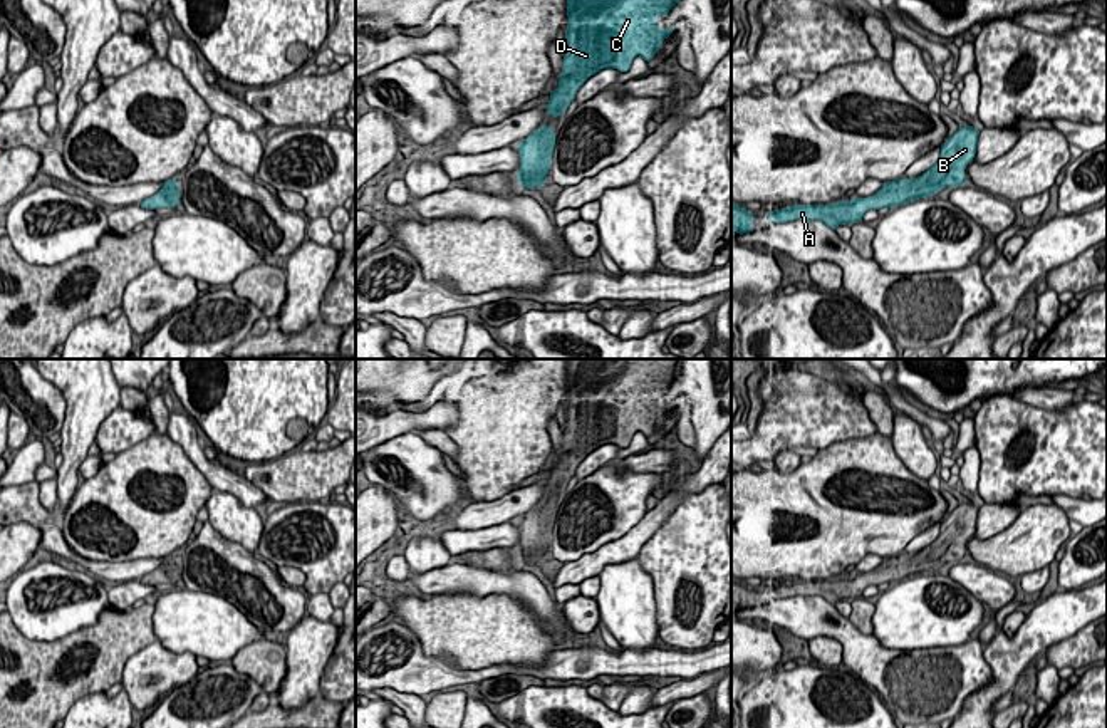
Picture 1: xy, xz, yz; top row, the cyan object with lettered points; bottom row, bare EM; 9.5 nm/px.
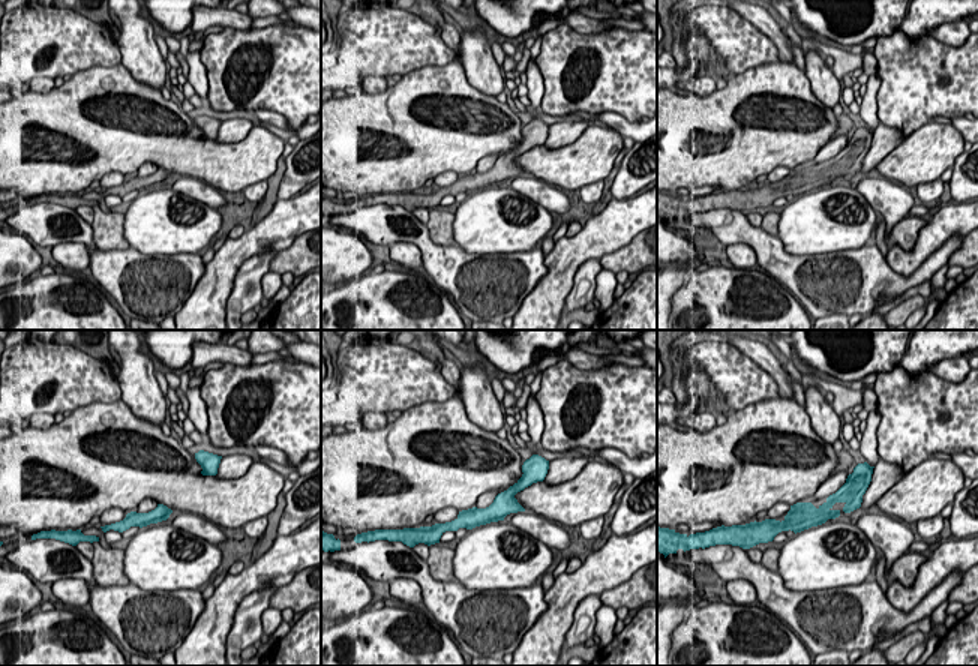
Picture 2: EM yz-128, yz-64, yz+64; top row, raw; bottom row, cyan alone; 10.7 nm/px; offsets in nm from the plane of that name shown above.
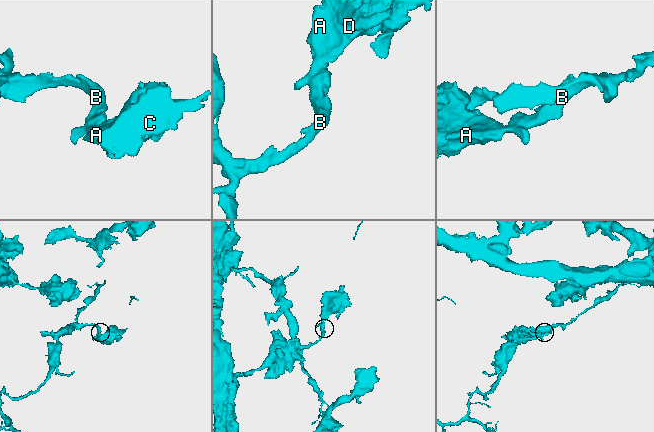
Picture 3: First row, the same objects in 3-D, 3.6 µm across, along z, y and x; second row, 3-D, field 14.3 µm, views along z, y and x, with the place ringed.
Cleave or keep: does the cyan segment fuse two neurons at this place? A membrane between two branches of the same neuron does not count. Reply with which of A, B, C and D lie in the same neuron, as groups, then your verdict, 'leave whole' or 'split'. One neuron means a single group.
A B C D; leave whole

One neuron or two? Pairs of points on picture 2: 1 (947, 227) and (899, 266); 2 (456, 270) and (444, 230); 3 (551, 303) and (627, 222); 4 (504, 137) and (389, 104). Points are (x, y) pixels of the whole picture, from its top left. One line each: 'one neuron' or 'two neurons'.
1: one neuron
2: two neurons
3: one neuron
4: one neuron

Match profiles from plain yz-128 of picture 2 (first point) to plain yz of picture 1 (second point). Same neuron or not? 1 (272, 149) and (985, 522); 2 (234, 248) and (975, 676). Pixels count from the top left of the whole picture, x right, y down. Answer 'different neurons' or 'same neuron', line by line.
1: different neurons
2: different neurons

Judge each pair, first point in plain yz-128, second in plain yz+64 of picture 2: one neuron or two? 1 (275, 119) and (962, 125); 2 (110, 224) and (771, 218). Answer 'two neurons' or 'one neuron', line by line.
1: one neuron
2: one neuron

